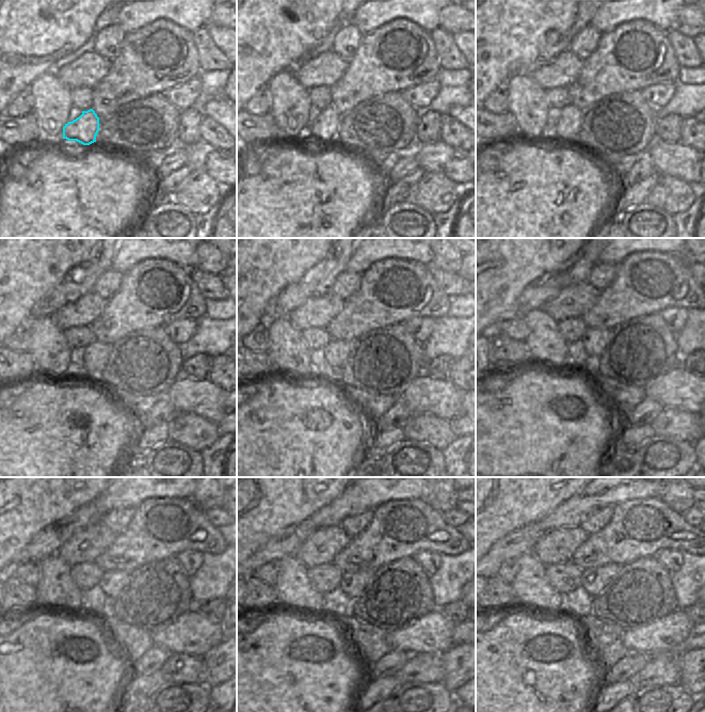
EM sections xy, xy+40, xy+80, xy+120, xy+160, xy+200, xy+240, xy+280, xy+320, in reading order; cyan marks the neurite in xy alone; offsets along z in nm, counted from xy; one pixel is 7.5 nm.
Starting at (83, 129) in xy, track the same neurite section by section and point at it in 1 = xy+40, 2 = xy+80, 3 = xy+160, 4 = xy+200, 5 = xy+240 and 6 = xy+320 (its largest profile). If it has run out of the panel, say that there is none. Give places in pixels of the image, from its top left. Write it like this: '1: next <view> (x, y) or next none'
1: next xy+40 (325, 128)
2: next xy+80 (567, 126)
3: next xy+160 (336, 353)
4: next xy+200 (594, 341)
5: next xy+240 (112, 583)
6: next xy+320 (594, 581)

